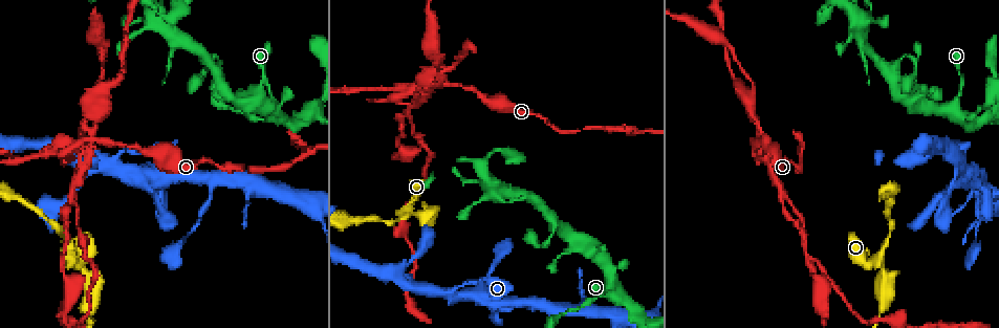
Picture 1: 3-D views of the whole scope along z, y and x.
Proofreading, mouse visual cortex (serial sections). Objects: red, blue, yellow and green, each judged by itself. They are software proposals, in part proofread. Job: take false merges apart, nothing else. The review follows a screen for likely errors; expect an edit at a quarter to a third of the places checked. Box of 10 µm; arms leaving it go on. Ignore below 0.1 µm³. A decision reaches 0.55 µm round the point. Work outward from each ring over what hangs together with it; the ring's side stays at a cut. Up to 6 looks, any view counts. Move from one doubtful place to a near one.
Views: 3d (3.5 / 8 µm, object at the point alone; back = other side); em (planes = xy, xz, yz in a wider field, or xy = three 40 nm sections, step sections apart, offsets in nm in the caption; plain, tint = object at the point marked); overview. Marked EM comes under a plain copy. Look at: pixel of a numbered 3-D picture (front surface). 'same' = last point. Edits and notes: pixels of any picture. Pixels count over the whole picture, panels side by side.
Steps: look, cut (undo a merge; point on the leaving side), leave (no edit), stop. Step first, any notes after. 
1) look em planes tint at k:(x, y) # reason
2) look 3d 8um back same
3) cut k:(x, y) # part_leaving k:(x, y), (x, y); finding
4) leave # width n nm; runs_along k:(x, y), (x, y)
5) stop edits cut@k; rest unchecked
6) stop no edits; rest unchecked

look 3d 3.5um at 1:(278, 105) # abrupt turn

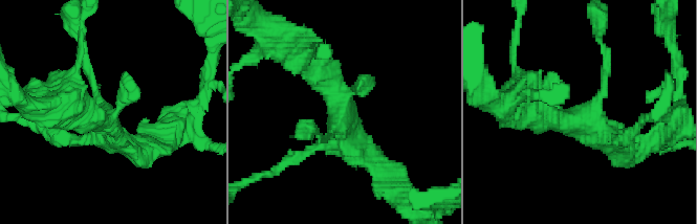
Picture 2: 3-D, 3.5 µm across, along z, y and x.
look em planes tint at 2:(109, 115)

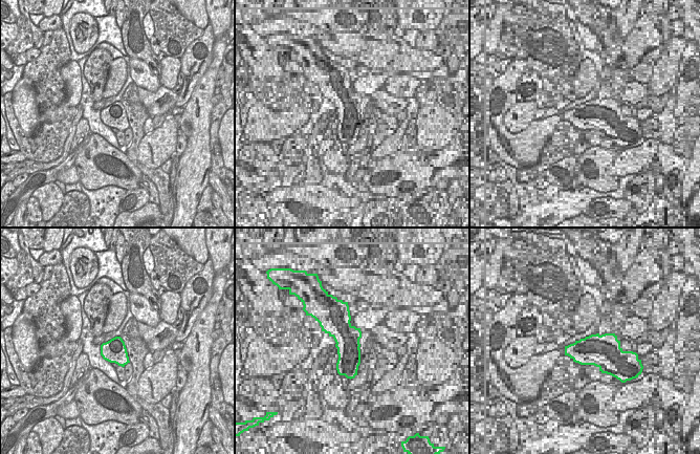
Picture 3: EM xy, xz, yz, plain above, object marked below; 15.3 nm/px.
leave # runs_along 2:(318, 139), (341, 120), (341, 99), (311, 62); one cell here

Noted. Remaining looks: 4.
look 3d 3.5um at 1:(860, 25) # a fork

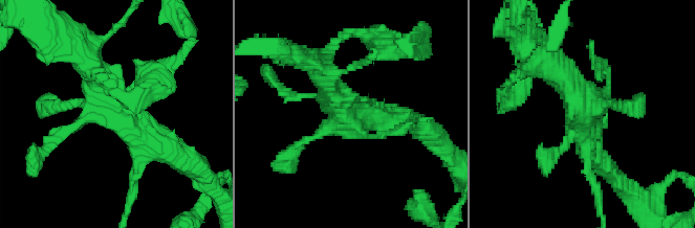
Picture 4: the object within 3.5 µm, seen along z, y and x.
look em xy step 5 tint at 4:(354, 112) # now the EM

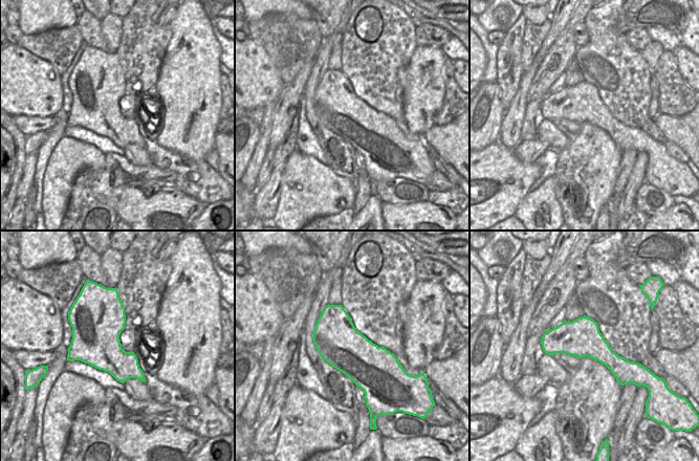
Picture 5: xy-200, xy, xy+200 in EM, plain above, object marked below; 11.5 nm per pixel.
leave # runs_along 4:(175, 155), (108, 100), (88, 62); one cell here

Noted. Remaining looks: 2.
stop no edits; rest unchecked

